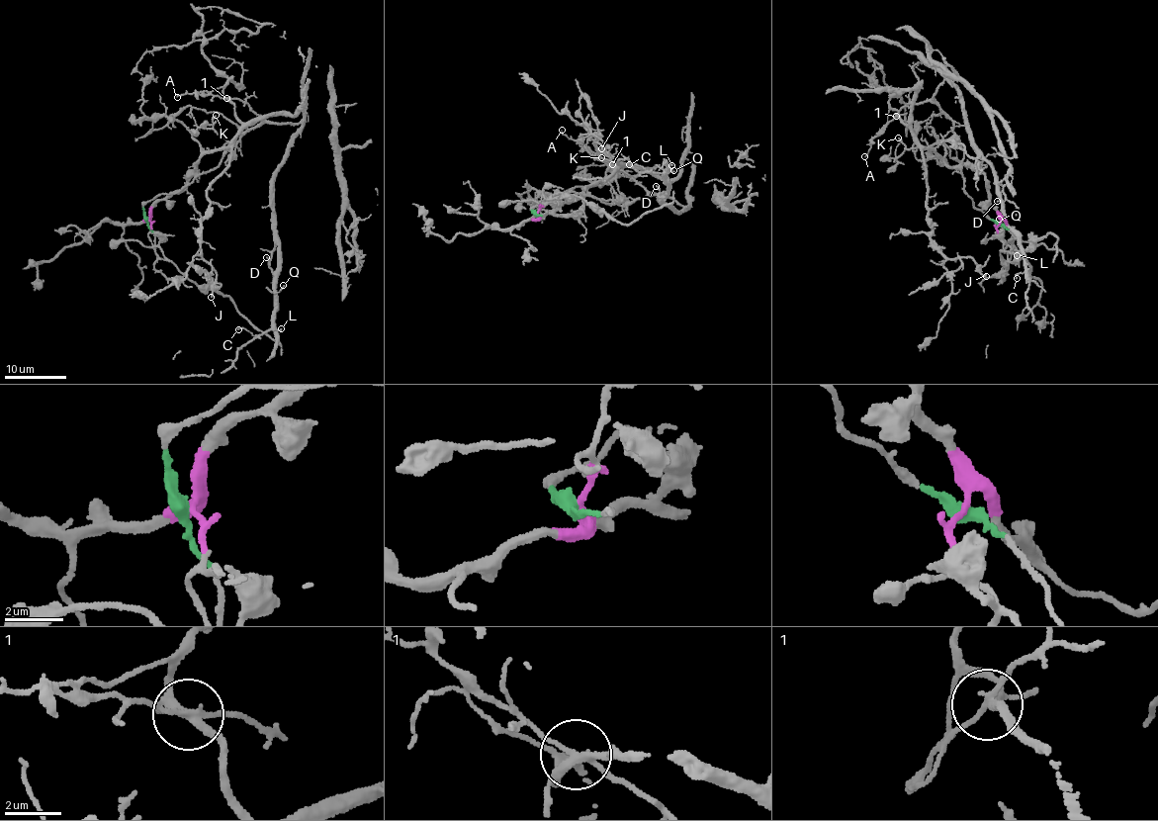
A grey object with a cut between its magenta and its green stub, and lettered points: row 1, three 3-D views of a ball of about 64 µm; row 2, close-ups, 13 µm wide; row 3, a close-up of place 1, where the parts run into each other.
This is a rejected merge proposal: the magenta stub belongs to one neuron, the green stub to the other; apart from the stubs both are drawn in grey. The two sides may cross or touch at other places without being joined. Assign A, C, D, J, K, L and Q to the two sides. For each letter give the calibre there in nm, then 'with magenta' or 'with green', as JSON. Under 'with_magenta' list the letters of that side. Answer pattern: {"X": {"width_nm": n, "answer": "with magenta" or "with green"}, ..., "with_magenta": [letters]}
{"A": {"width_nm": 100, "answer": "with green"}, "C": {"width_nm": 120, "answer": "with green"}, "D": {"width_nm": 100, "answer": "with green"}, "J": {"width_nm": 160, "answer": "with magenta"}, "K": {"width_nm": 180, "answer": "with magenta"}, "L": {"width_nm": 120, "answer": "with green"}, "Q": {"width_nm": 100, "answer": "with green"}, "with_magenta": ["J", "K"]}

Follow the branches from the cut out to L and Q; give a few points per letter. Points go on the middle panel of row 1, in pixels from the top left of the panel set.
L: (537, 214), (547, 199), (574, 192), (624, 206), (664, 194), (687, 208), (662, 204), (672, 165)
Q: (537, 214), (547, 199), (574, 192), (624, 206), (664, 194), (687, 208), (677, 211), (662, 204), (672, 170)

